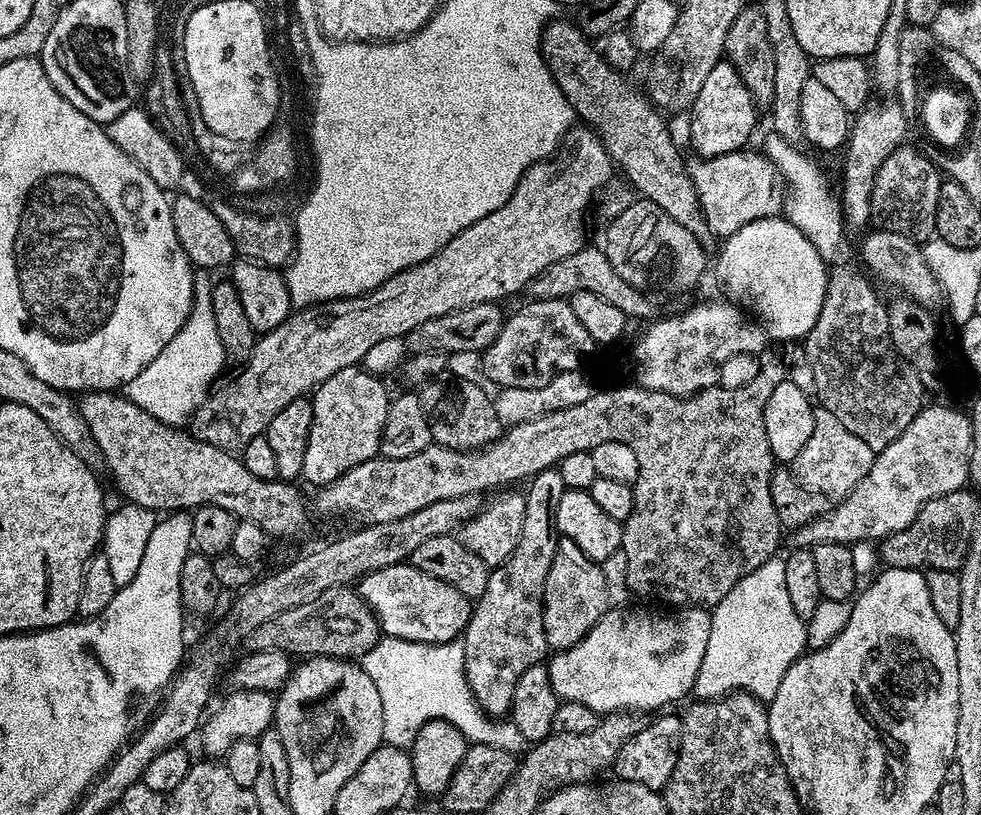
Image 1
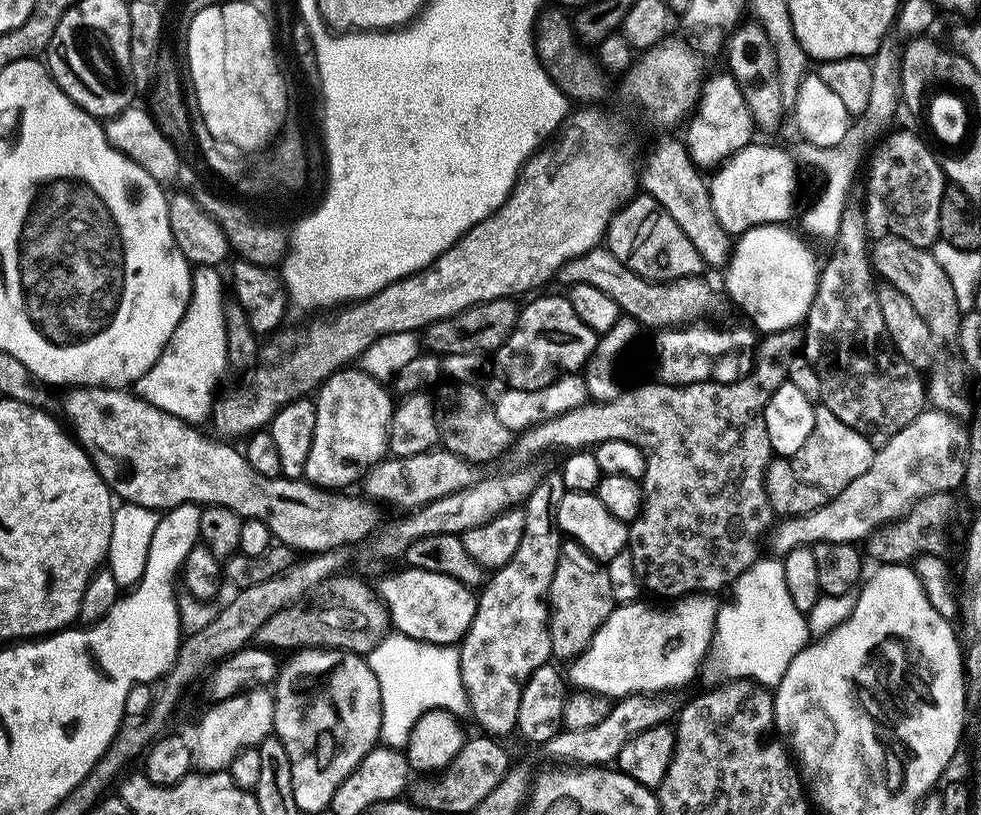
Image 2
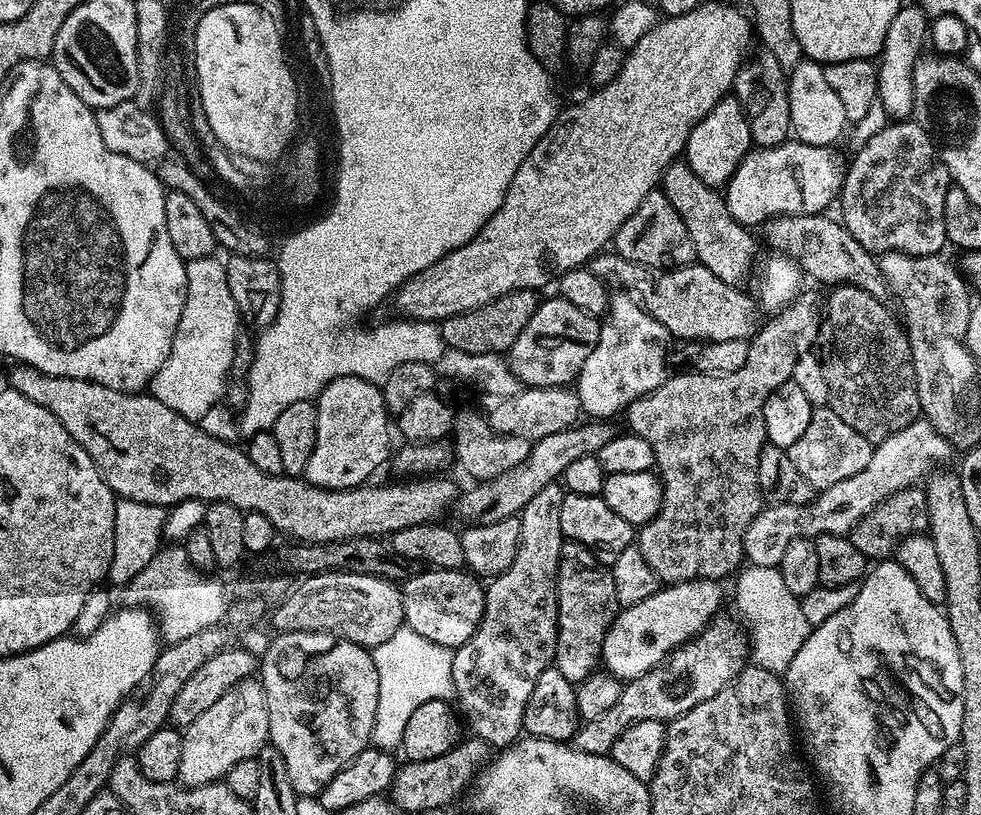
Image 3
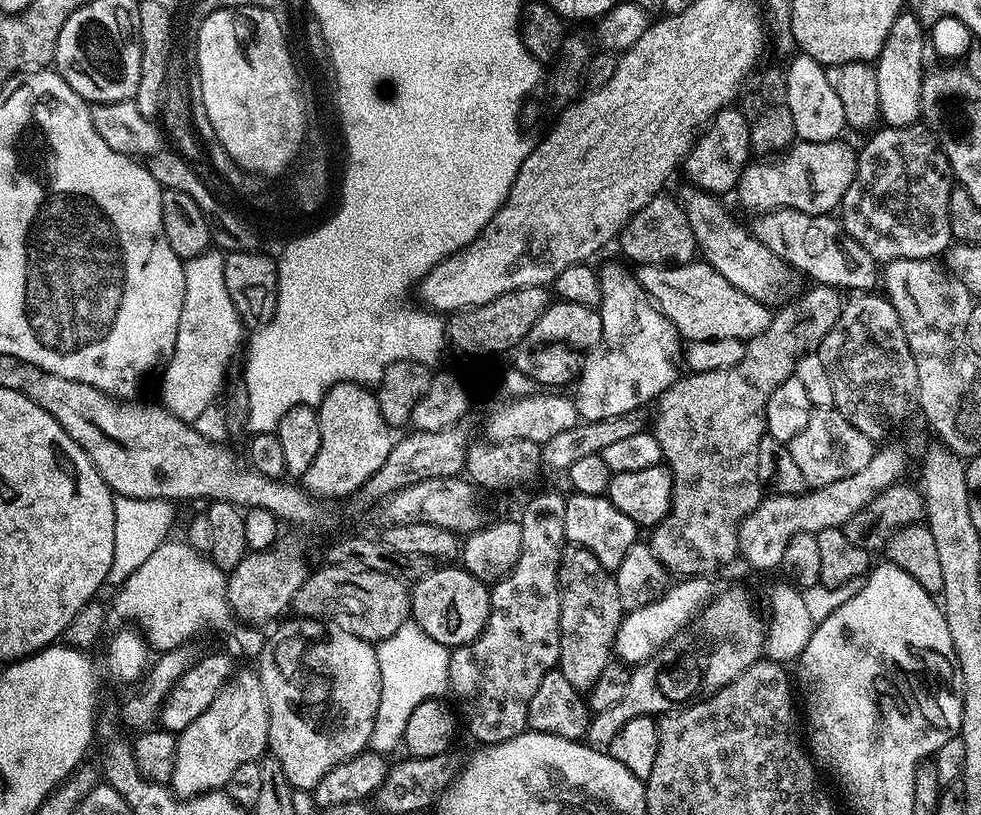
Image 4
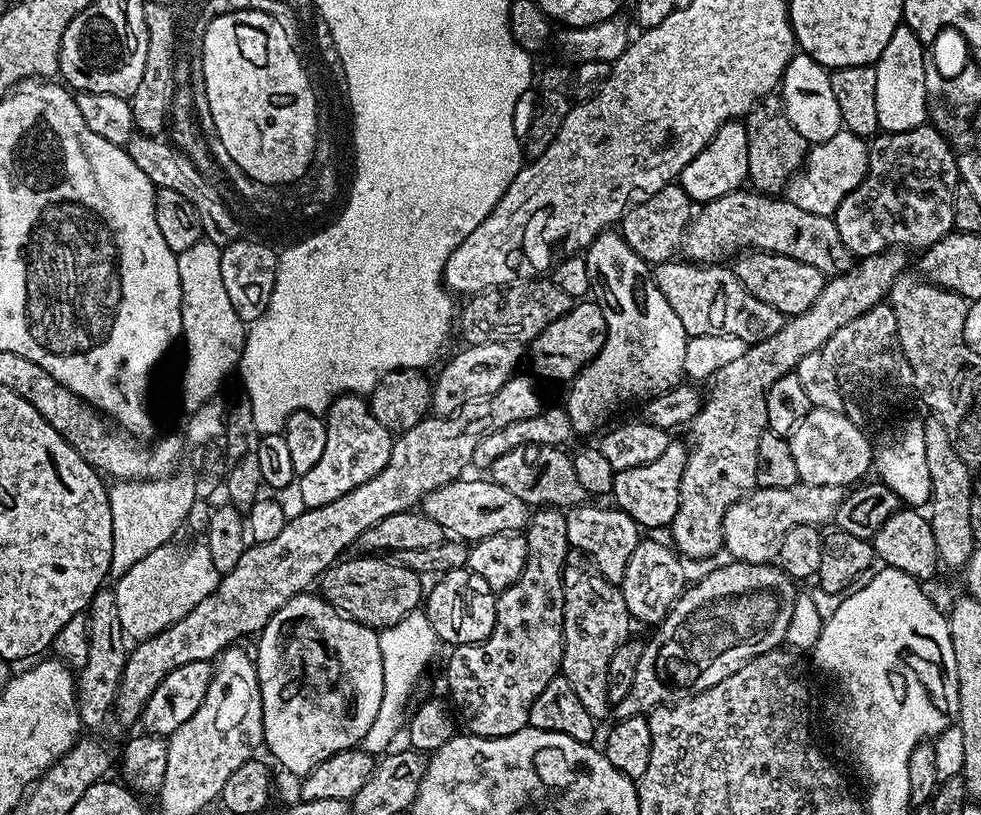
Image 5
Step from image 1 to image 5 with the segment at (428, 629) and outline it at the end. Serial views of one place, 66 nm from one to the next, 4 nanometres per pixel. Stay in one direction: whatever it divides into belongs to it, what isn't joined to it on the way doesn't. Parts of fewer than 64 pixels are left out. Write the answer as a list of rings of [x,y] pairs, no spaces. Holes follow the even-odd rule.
[[[467,567],[450,570],[437,579],[436,585],[426,592],[426,611],[437,641],[445,640],[448,646],[478,644],[494,630],[497,593],[472,575]],[[428,604],[428,605],[427,605]]]

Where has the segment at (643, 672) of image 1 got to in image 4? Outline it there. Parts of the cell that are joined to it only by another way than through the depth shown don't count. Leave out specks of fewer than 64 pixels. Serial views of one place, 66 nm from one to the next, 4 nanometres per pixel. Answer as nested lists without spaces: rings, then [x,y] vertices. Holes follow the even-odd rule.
[[[693,576],[673,583],[662,598],[641,608],[631,609],[616,635],[615,655],[629,666],[643,664],[659,648],[664,647],[681,628],[698,612],[701,606],[713,595],[711,579]]]

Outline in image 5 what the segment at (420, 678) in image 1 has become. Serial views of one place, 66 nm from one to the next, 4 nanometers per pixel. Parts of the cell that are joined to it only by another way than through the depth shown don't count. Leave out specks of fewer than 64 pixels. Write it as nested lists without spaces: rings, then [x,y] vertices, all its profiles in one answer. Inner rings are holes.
[[[417,610],[406,614],[397,624],[380,632],[380,649],[382,650],[382,678],[384,679],[384,693],[382,706],[378,706],[378,718],[374,718],[374,726],[366,730],[362,747],[364,751],[373,754],[384,754],[393,747],[392,739],[396,731],[401,731],[406,720],[404,707],[408,704],[408,695],[416,688],[420,675],[428,668],[432,655],[438,647],[436,632],[430,626],[427,611]],[[401,723],[401,726],[400,726]],[[392,744],[392,745],[391,745]]]

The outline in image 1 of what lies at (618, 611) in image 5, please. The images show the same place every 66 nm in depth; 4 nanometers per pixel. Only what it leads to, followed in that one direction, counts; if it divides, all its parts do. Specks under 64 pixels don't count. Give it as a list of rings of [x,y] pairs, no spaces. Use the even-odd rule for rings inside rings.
[[[561,547],[554,554],[550,574],[546,574],[542,603],[544,633],[549,649],[565,652],[567,648],[573,648],[610,610],[603,567],[597,561],[586,558],[586,554],[577,548]]]

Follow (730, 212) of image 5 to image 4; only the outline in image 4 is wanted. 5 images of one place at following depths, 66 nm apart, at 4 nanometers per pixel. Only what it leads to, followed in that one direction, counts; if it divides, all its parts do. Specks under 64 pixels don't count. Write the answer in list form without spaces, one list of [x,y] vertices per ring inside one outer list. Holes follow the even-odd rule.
[[[773,208],[759,213],[753,224],[750,224],[750,231],[756,239],[763,242],[778,258],[782,258],[785,264],[796,269],[797,273],[806,275],[816,284],[825,284],[831,288],[847,290],[847,288],[856,288],[852,290],[872,290],[878,284],[878,261],[865,250],[861,244],[854,242],[850,238],[848,231],[844,229],[843,223],[831,215],[815,216],[799,212],[793,208]]]

